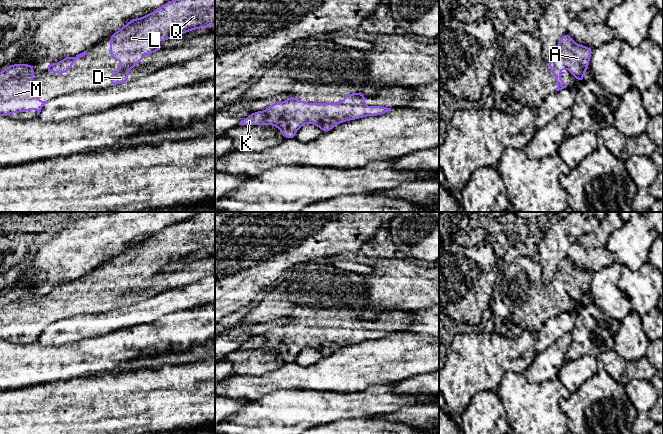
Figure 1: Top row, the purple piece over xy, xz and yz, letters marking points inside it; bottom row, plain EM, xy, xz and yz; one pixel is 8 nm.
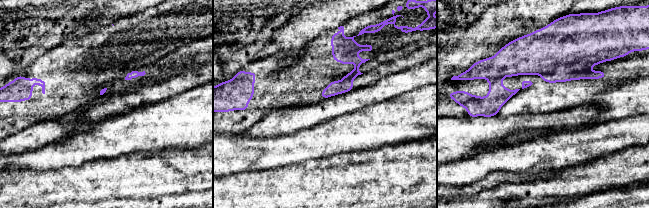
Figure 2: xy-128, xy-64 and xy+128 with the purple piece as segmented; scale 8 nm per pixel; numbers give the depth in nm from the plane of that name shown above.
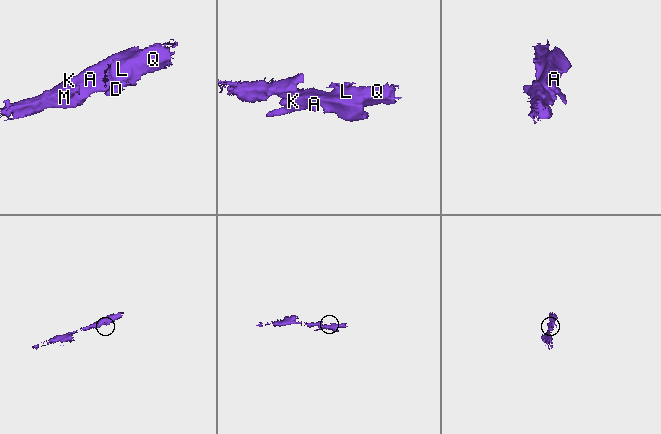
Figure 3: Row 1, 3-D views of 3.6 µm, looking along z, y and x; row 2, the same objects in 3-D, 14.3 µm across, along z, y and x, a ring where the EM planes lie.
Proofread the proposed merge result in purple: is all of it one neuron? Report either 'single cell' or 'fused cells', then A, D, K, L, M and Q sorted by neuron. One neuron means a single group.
single cell; groups A D K L M Q

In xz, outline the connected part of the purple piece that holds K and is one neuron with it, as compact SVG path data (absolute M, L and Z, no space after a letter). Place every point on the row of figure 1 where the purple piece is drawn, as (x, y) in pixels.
M361 92L346 93L344 96L343 101L335 103L309 103L290 95L286 101L273 103L264 111L251 113L239 125L272 125L280 130L285 139L292 139L306 123L329 132L345 121L385 115L392 111L391 108L382 106L365 106L367 96Z

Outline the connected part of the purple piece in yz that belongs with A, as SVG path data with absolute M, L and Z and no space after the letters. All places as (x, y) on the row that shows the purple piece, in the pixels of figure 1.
M568 33L559 39L554 54L549 60L546 60L550 71L556 78L556 91L570 88L567 82L561 80L563 68L567 68L578 82L584 80L592 51L590 47L576 43Z

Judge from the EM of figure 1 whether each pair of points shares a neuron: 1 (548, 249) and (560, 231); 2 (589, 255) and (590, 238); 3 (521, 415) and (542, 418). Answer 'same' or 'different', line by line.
1: same
2: different
3: same

